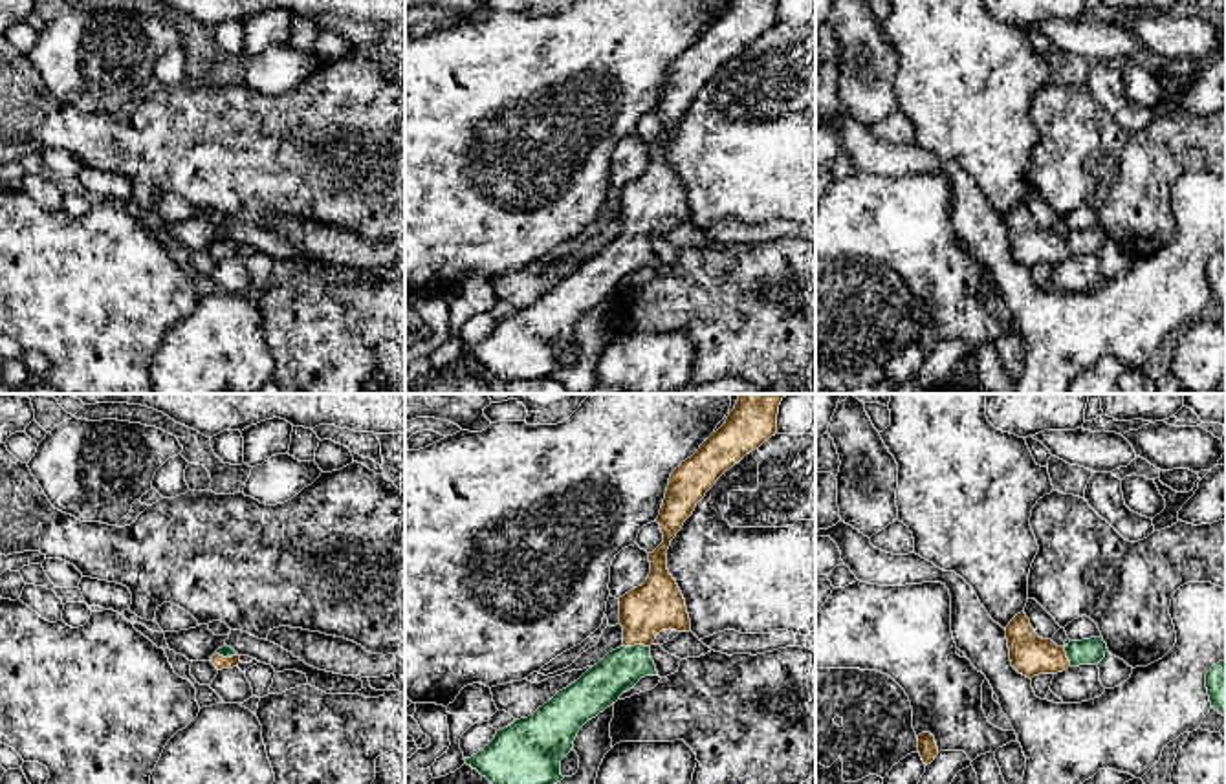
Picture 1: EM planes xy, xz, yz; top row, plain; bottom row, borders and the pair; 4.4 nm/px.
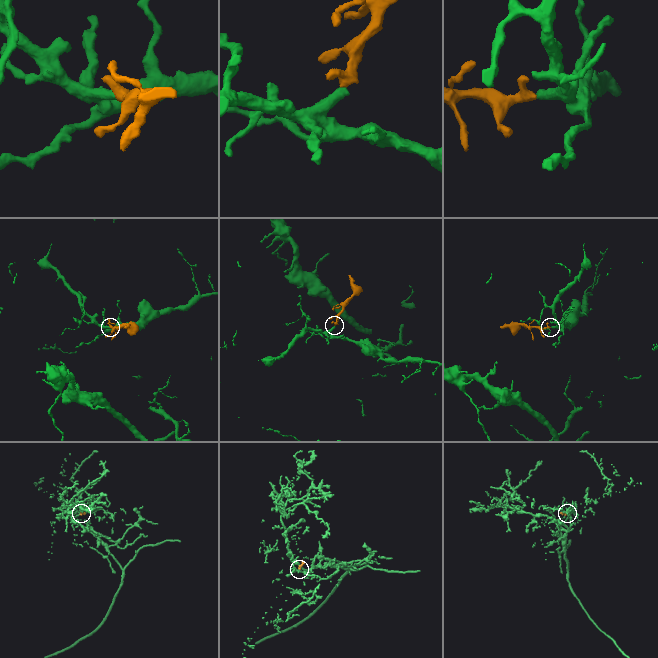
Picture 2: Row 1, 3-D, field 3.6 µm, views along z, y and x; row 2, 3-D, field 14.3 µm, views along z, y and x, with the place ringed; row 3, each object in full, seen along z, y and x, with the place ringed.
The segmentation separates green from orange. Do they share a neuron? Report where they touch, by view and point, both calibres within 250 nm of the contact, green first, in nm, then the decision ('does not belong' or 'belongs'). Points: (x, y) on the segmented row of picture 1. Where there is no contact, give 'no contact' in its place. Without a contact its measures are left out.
contact xz (636, 645); calibres 190 and 220 nm; belongs

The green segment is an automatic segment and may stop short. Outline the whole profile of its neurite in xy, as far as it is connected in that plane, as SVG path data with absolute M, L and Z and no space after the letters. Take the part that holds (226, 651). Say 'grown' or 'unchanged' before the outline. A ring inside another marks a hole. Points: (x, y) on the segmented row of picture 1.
grown | M231 647L218 648L209 659L218 670L238 667L240 656Z

